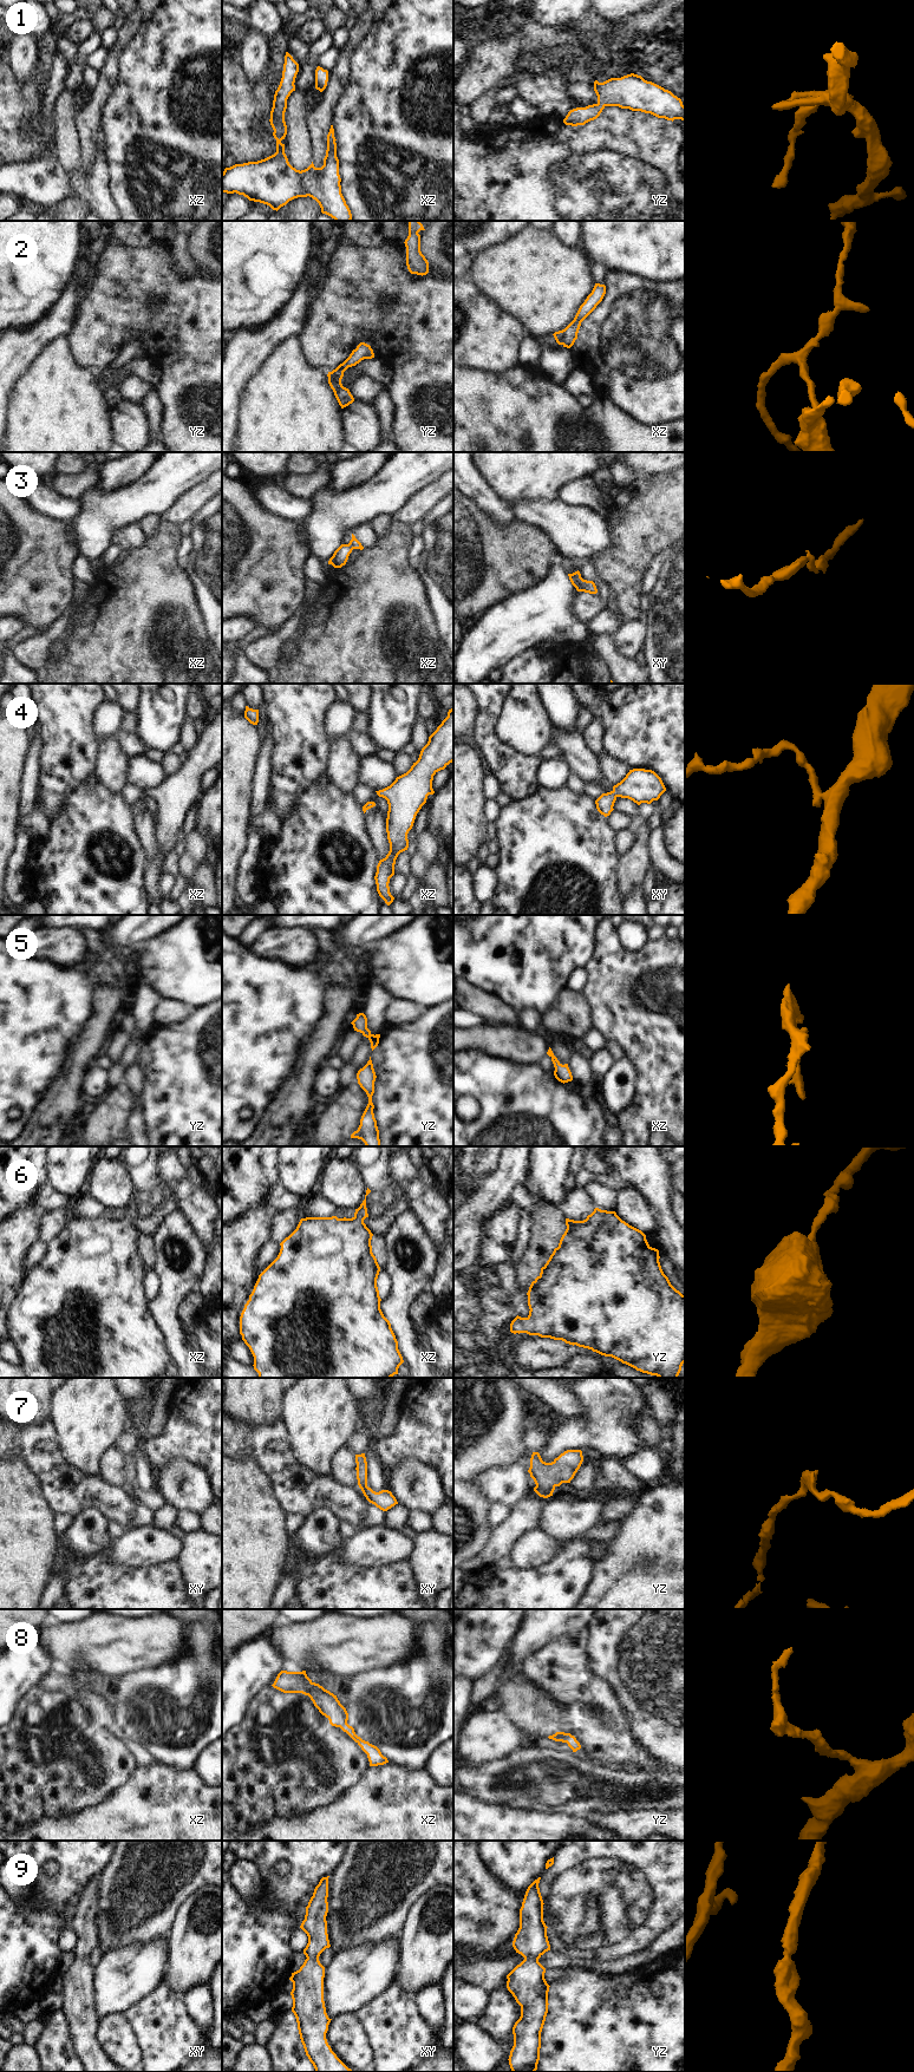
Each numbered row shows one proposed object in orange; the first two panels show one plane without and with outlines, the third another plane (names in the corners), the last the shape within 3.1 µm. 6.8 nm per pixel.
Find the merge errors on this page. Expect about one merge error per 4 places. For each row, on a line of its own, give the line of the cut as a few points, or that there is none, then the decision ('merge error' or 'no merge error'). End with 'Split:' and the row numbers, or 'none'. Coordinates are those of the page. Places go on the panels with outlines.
1: no cut | no merge error
2: xz (560, 331), (563, 344) | merge error
3: no cut | no merge error
4: no cut | no merge error
5: no cut | no merge error
6: no cut | no merge error
7: no cut | no merge error
8: no cut | no merge error
9: no cut | no merge error
Split: 2

